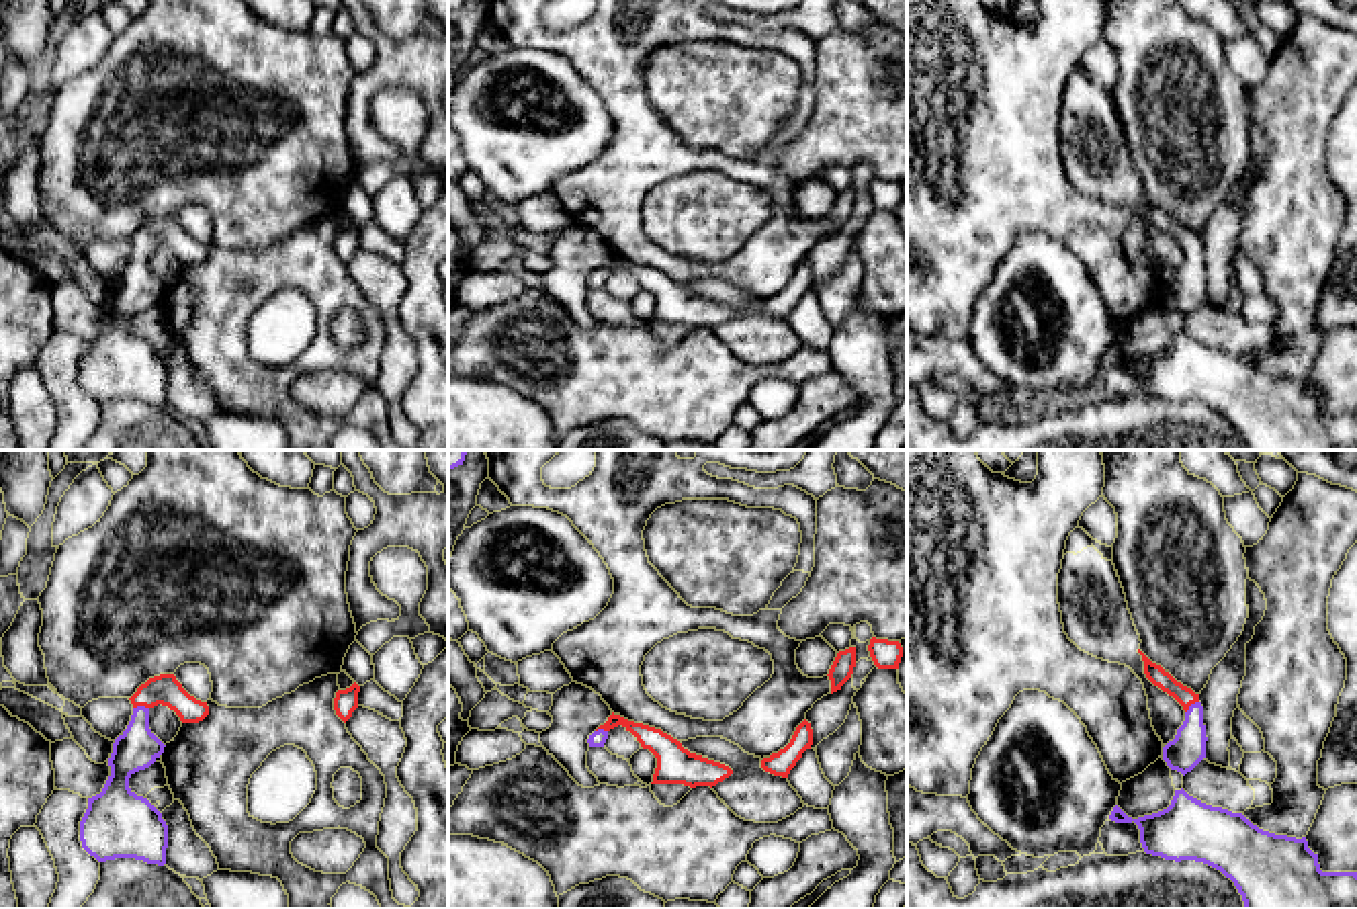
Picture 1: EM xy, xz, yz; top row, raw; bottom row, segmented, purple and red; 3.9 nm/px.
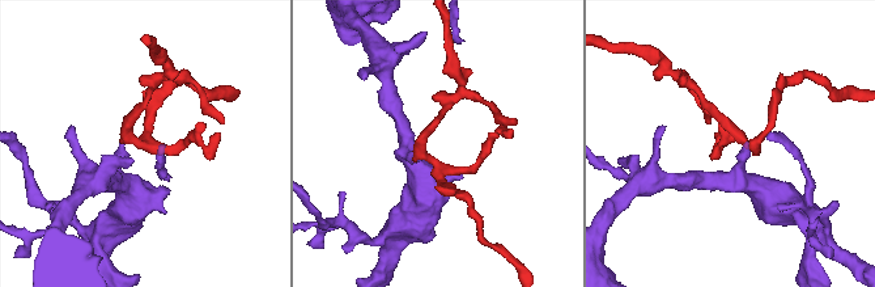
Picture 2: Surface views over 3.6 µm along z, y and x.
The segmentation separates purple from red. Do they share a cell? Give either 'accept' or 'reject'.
accept

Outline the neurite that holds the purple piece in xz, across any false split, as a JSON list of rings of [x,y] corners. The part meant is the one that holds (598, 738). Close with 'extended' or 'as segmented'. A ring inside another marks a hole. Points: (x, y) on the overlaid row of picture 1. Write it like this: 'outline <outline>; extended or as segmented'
outline [[[610,715],[587,739],[589,747],[604,747],[608,731],[622,725],[630,731],[643,749],[649,749],[657,758],[657,768],[651,784],[684,784],[716,786],[733,774],[733,770],[720,762],[690,753],[677,739],[661,729],[628,721],[620,715]]]; extended

